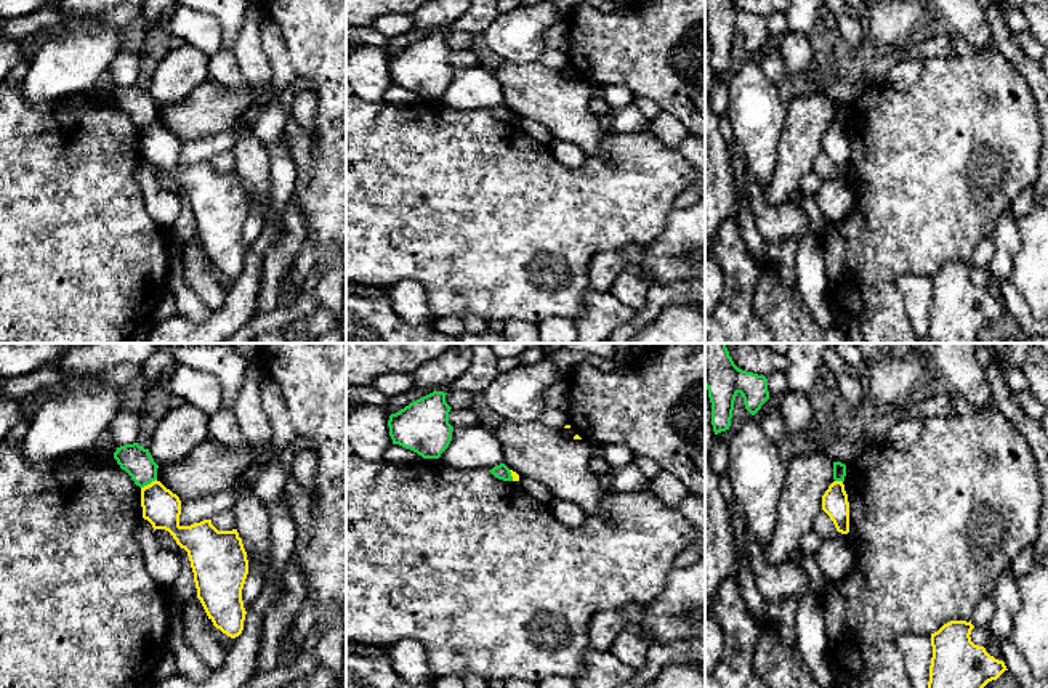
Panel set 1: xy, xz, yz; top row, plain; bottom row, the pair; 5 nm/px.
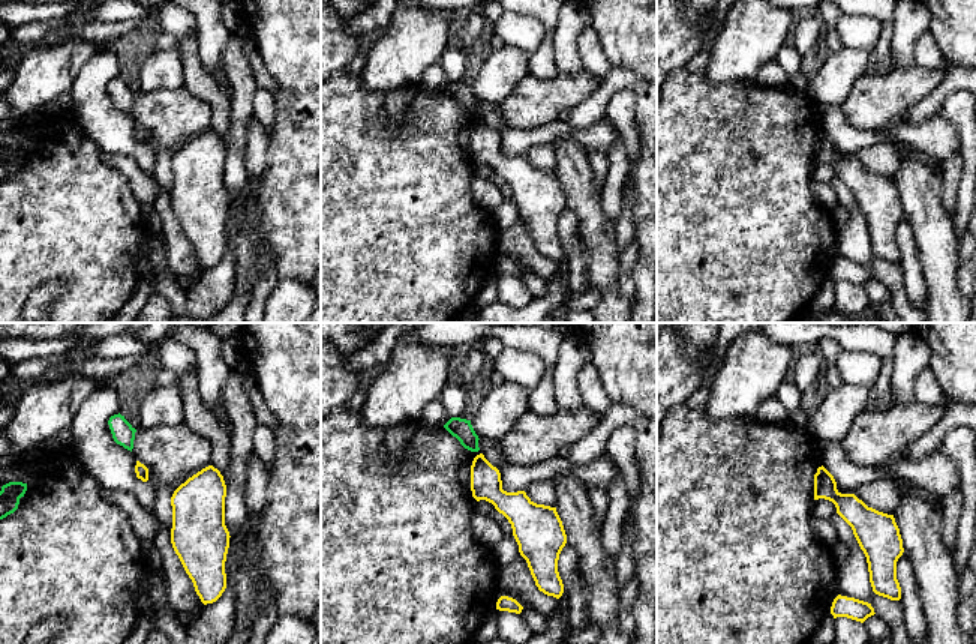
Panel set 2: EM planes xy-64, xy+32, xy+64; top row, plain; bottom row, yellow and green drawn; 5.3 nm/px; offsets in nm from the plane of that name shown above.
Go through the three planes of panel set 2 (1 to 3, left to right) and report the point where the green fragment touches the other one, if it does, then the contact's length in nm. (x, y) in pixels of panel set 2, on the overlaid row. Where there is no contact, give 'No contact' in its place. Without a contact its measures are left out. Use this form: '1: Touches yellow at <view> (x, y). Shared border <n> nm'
1: No contact
2: No contact
3: No contact

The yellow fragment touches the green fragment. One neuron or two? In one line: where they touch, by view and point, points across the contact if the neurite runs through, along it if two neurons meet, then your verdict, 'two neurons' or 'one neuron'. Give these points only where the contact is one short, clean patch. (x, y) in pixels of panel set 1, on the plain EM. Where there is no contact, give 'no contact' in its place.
contact xy (148, 125); border xy (156, 119), (141, 129); two neurons

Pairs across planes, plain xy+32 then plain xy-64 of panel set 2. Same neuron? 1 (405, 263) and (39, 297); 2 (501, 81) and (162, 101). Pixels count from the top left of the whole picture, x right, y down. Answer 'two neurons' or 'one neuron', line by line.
1: two neurons
2: two neurons

